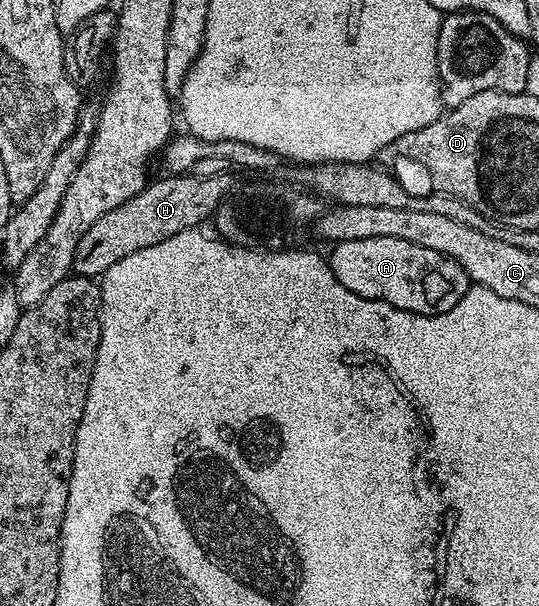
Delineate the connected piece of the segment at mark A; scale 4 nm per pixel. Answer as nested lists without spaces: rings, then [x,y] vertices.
[[[372,237],[358,241],[339,241],[327,253],[327,260],[335,279],[347,287],[347,291],[355,291],[355,295],[363,295],[363,299],[386,301],[408,313],[432,315],[451,311],[459,299],[470,287],[468,275],[459,263],[455,263],[447,255],[439,251],[431,251],[431,247],[419,247],[419,243],[407,243],[407,239],[391,239],[390,237]]]

